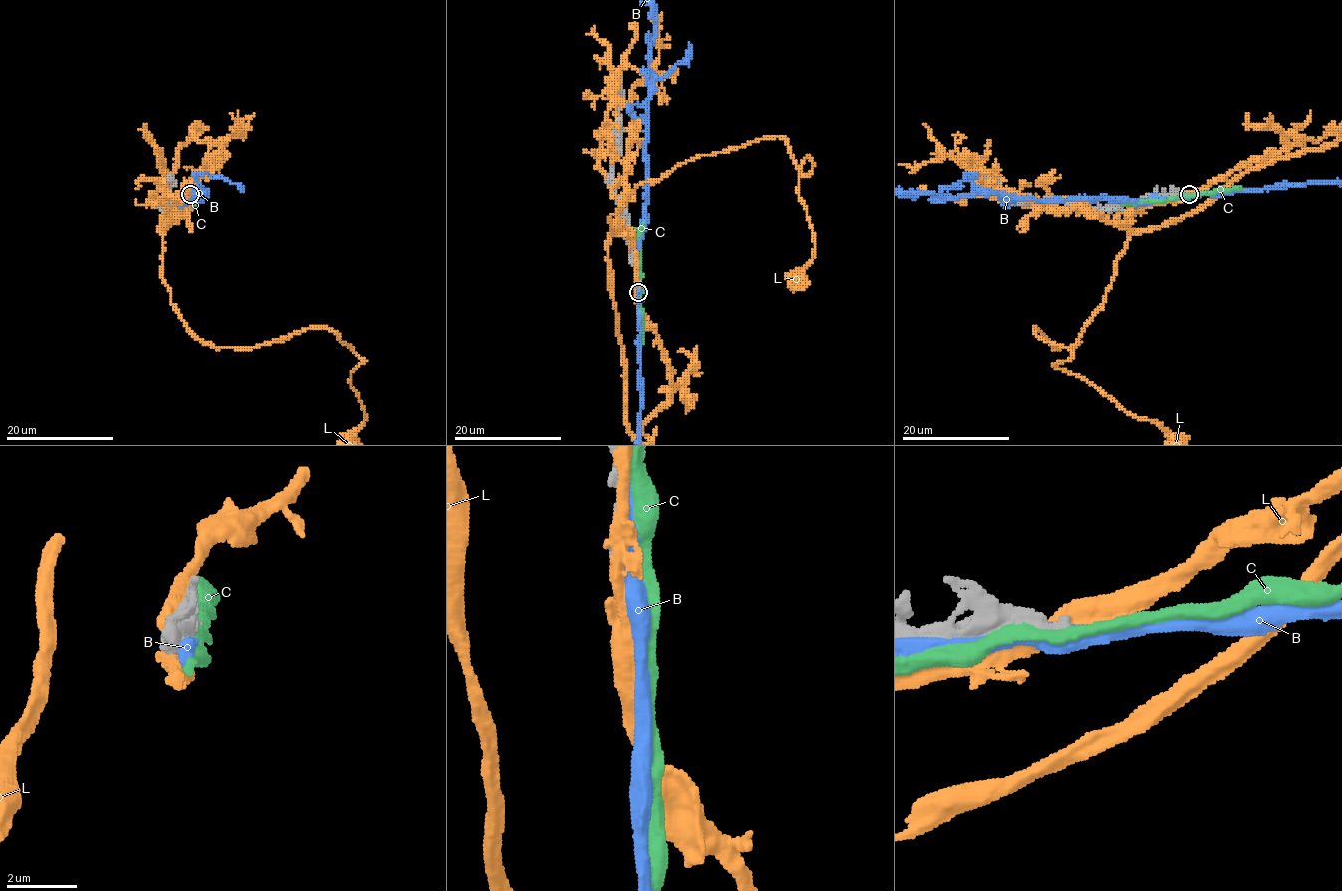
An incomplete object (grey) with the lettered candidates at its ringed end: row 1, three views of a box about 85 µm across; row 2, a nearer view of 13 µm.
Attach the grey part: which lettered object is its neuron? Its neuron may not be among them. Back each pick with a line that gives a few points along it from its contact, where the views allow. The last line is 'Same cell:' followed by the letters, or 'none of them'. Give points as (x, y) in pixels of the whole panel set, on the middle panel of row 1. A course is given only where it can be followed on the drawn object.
Same cell: none of them

